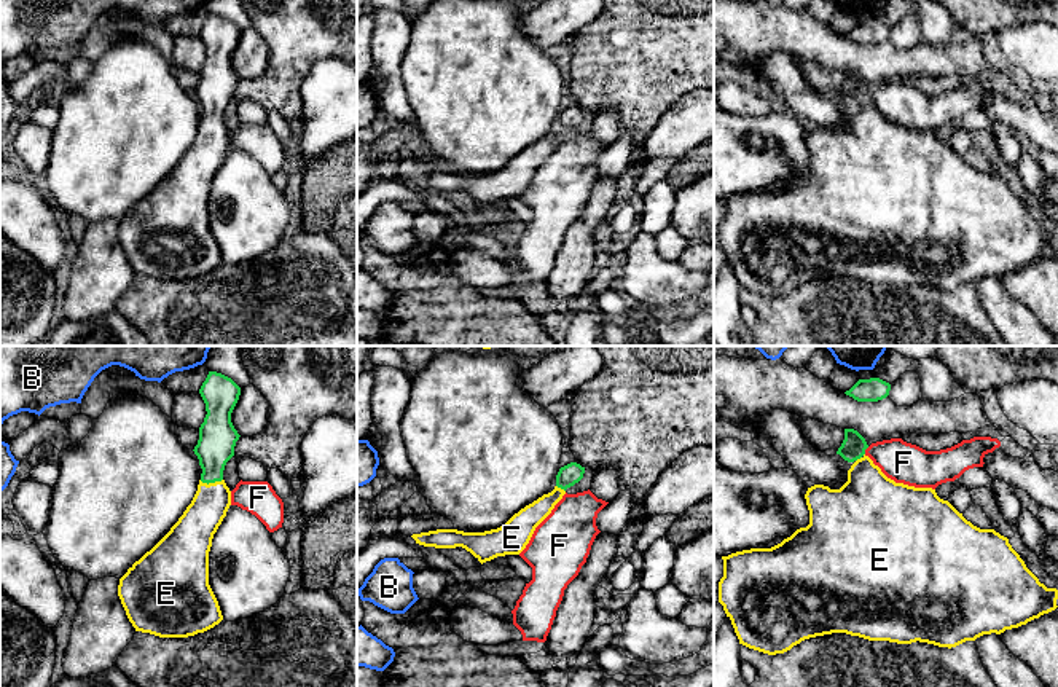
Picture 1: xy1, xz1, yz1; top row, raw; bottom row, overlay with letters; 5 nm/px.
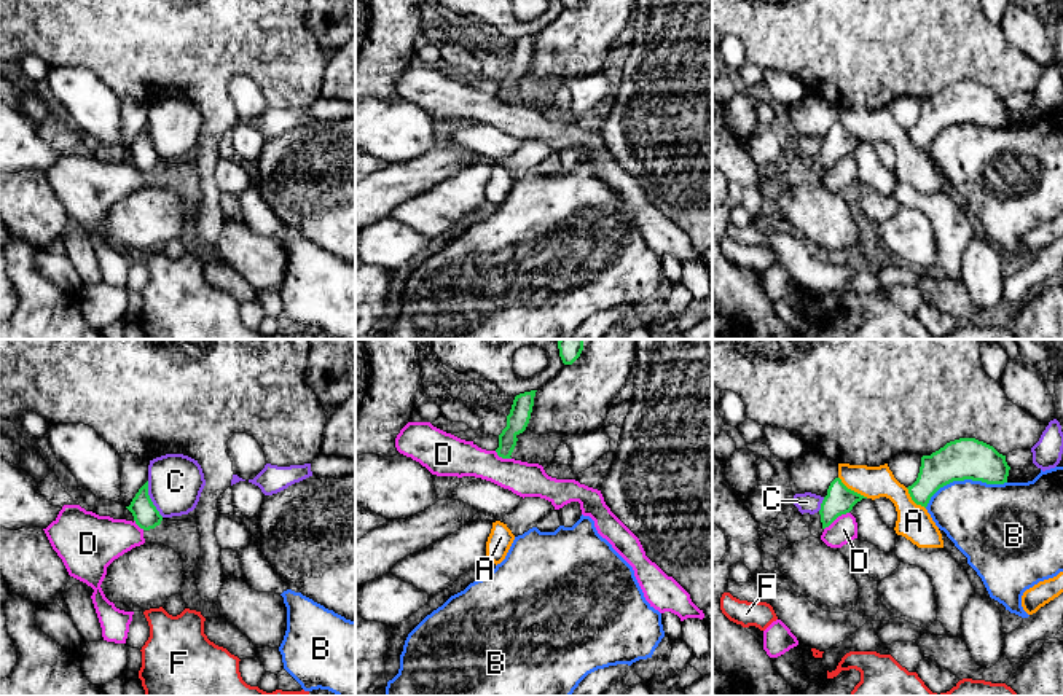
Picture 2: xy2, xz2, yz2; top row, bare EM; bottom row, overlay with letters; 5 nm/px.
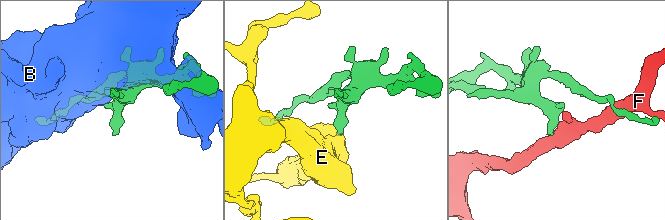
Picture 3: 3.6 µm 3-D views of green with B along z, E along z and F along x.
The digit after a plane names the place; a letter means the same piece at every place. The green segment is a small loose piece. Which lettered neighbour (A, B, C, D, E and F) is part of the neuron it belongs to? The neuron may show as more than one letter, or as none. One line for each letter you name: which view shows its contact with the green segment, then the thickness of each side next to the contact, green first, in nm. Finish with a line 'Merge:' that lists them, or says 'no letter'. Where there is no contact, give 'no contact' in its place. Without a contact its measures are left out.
E: meets green in xy1; 190 nm thick on the green side, 190 nm on the other
Merge: E

